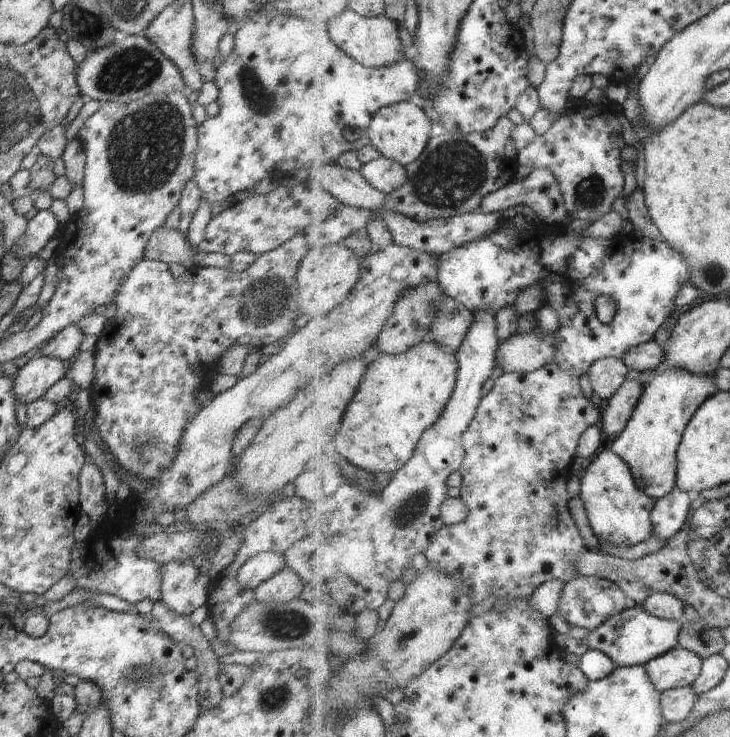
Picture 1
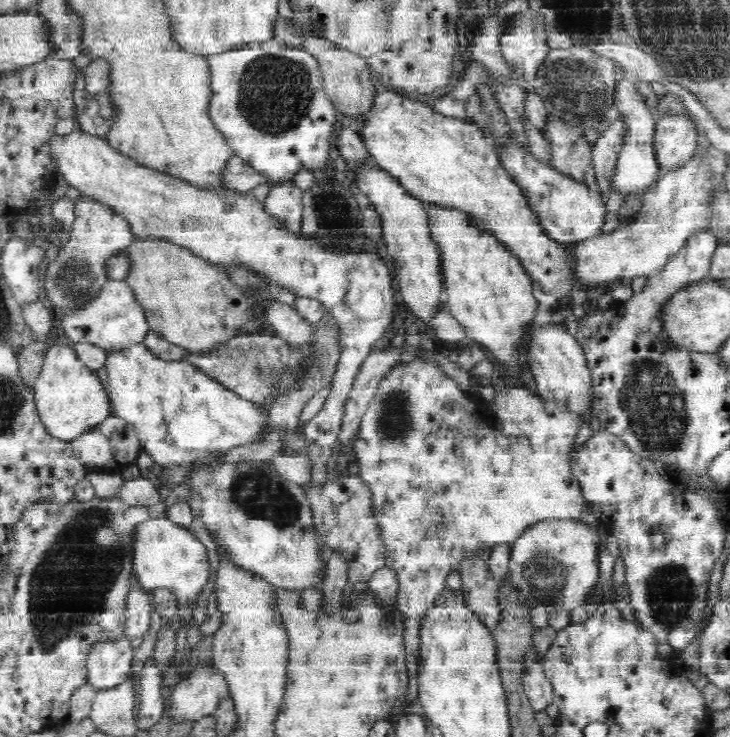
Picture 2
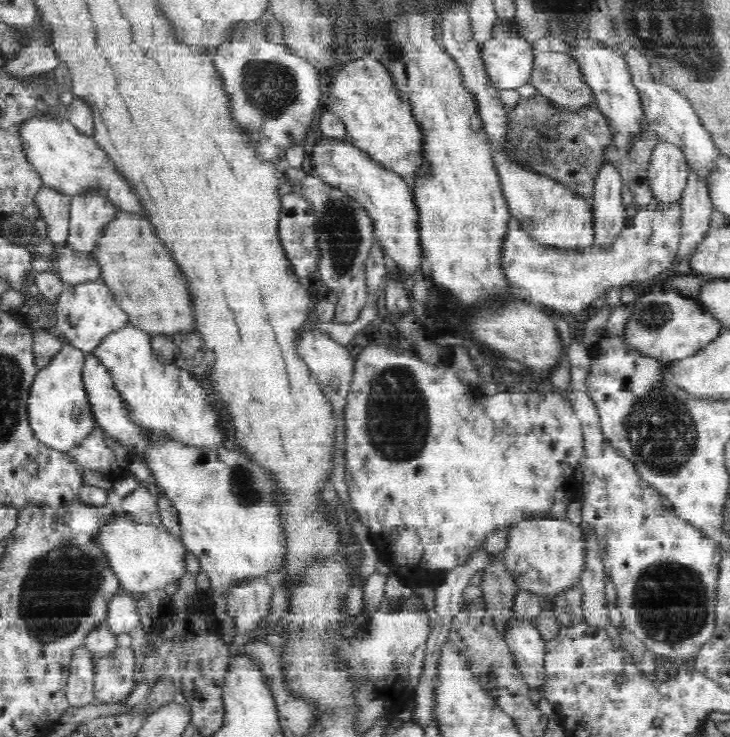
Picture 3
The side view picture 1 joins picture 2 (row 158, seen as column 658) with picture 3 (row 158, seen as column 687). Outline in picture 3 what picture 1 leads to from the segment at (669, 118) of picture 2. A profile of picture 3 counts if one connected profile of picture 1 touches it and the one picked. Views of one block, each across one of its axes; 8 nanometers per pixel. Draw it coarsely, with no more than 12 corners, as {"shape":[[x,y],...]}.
{"shape":[[657,140],[647,168],[655,198],[680,198],[690,167],[677,143]]}

